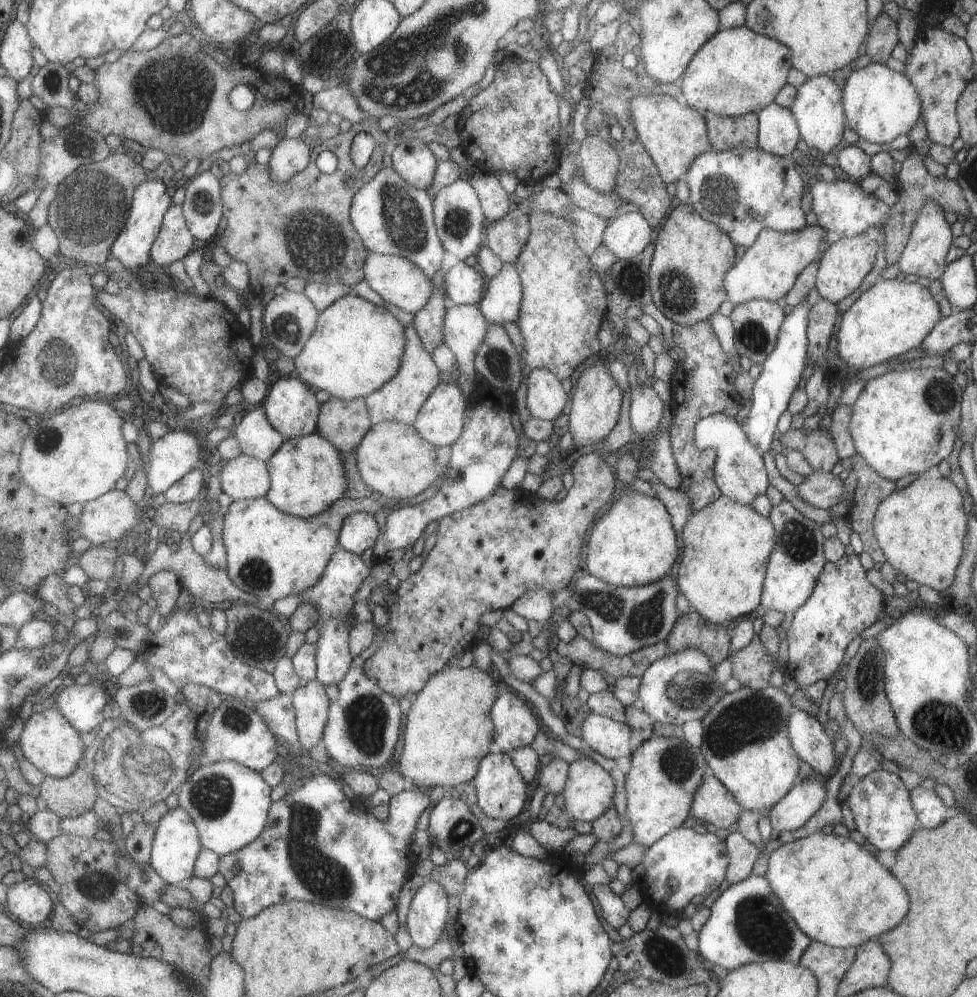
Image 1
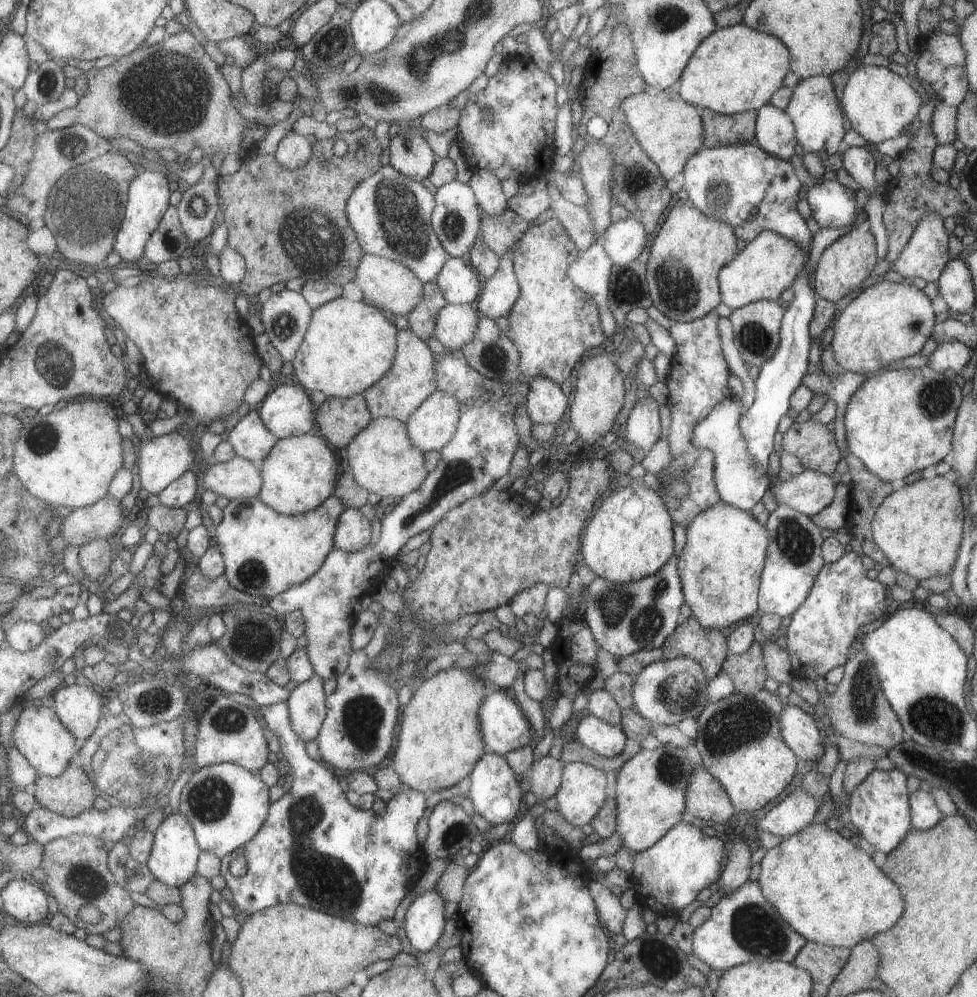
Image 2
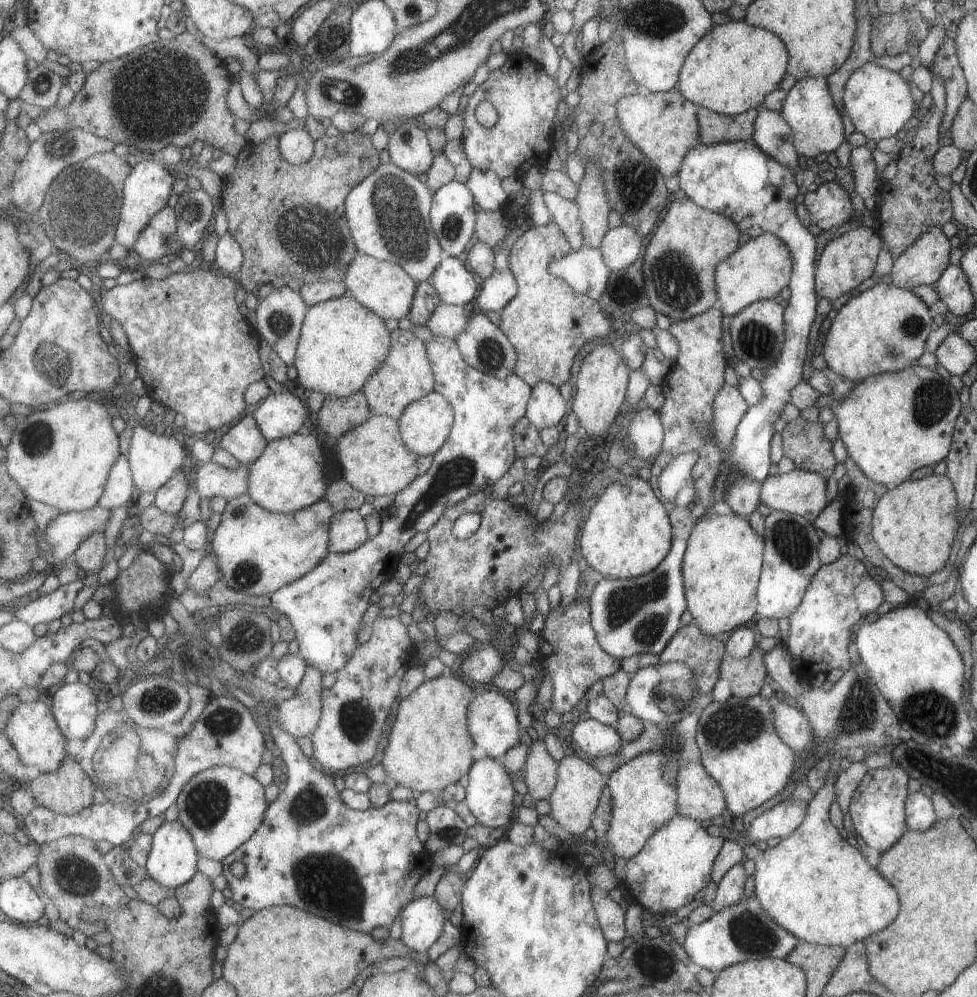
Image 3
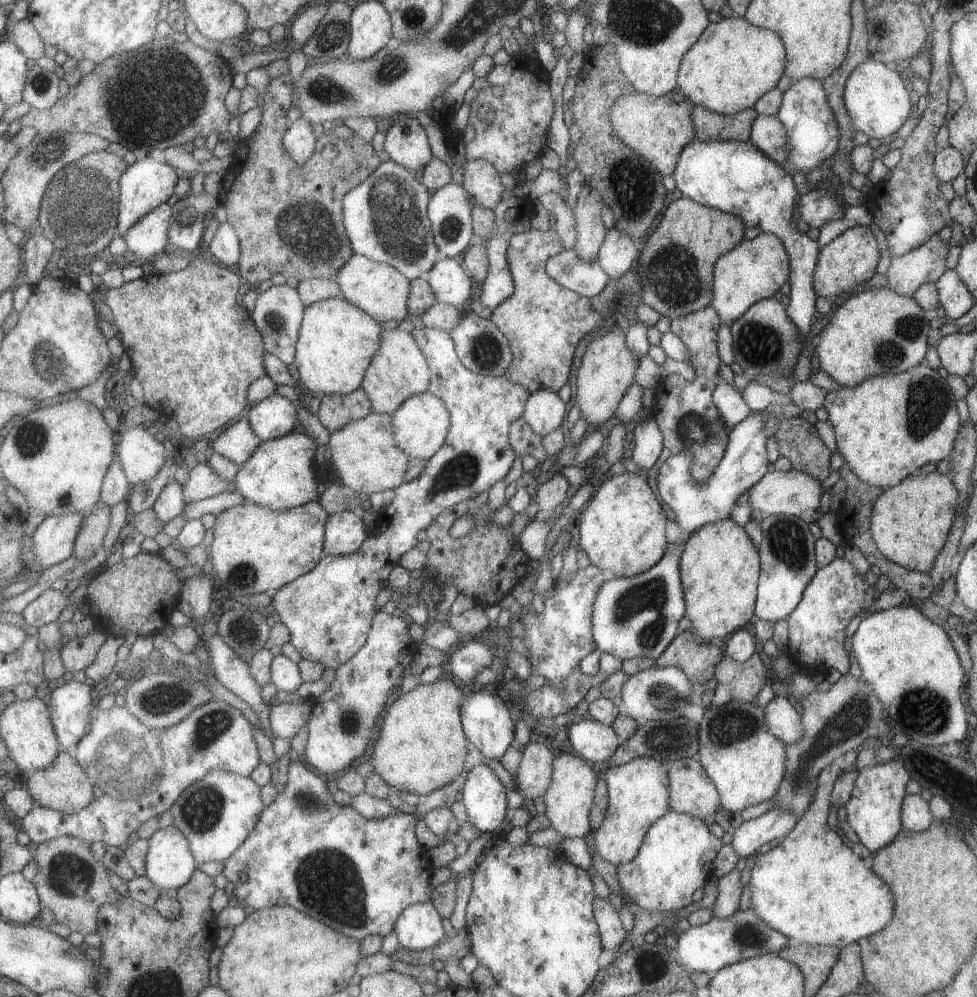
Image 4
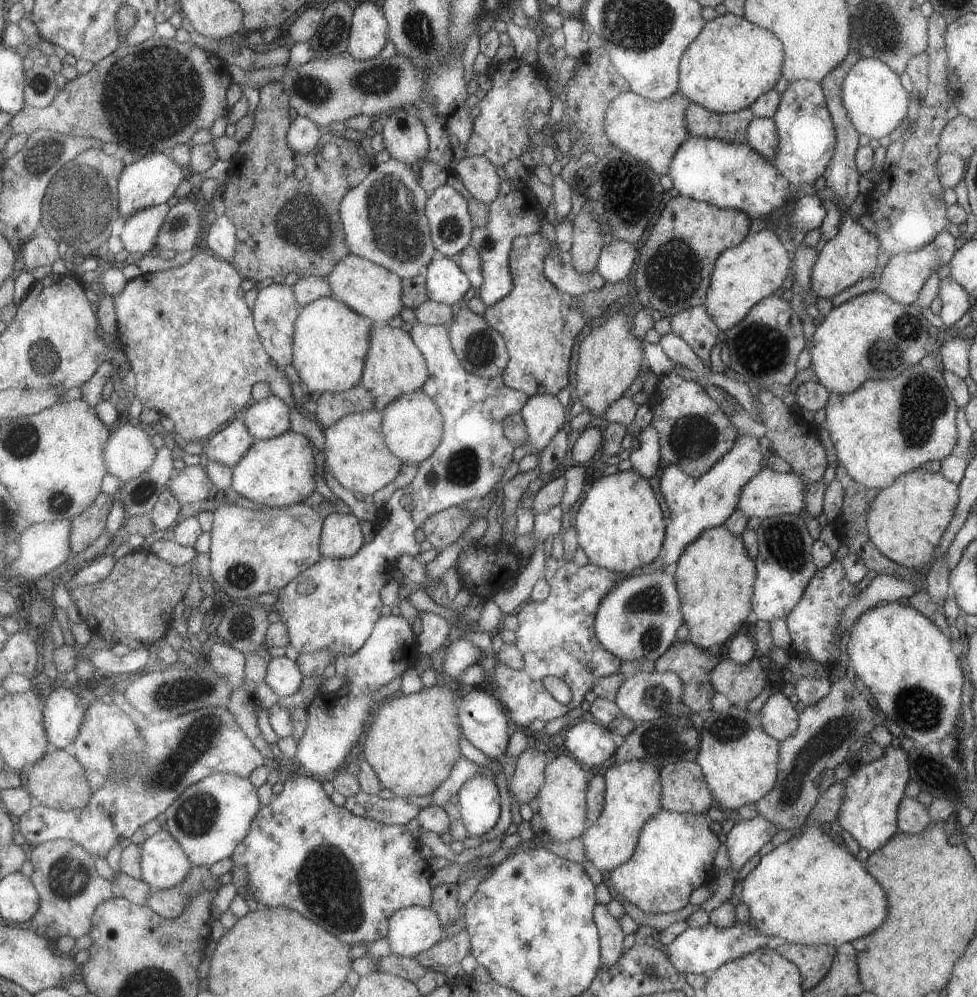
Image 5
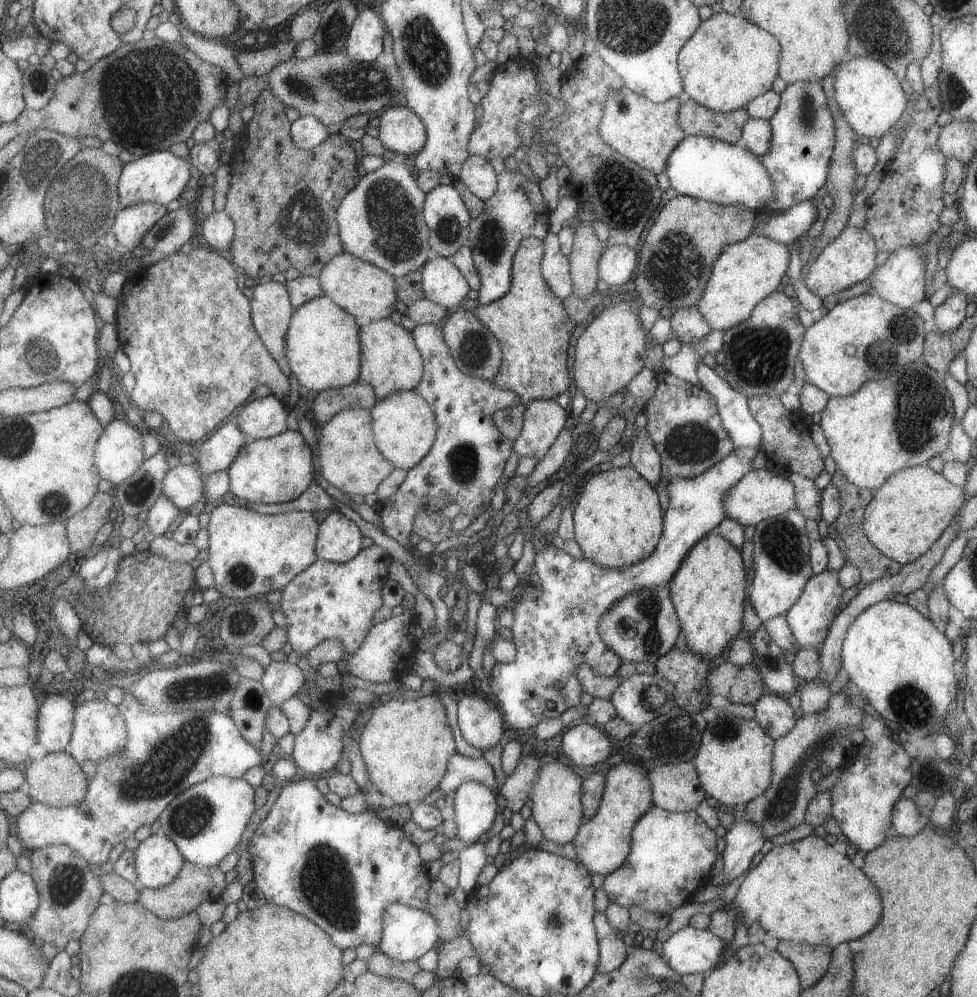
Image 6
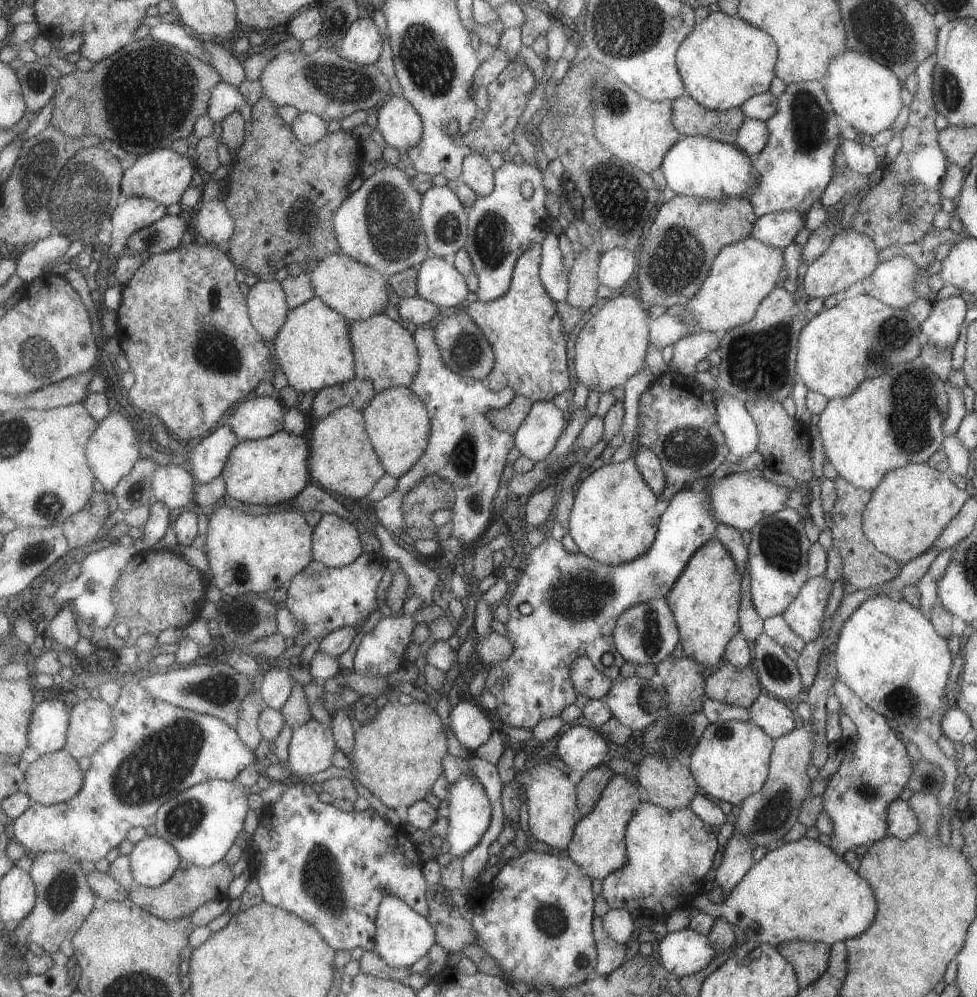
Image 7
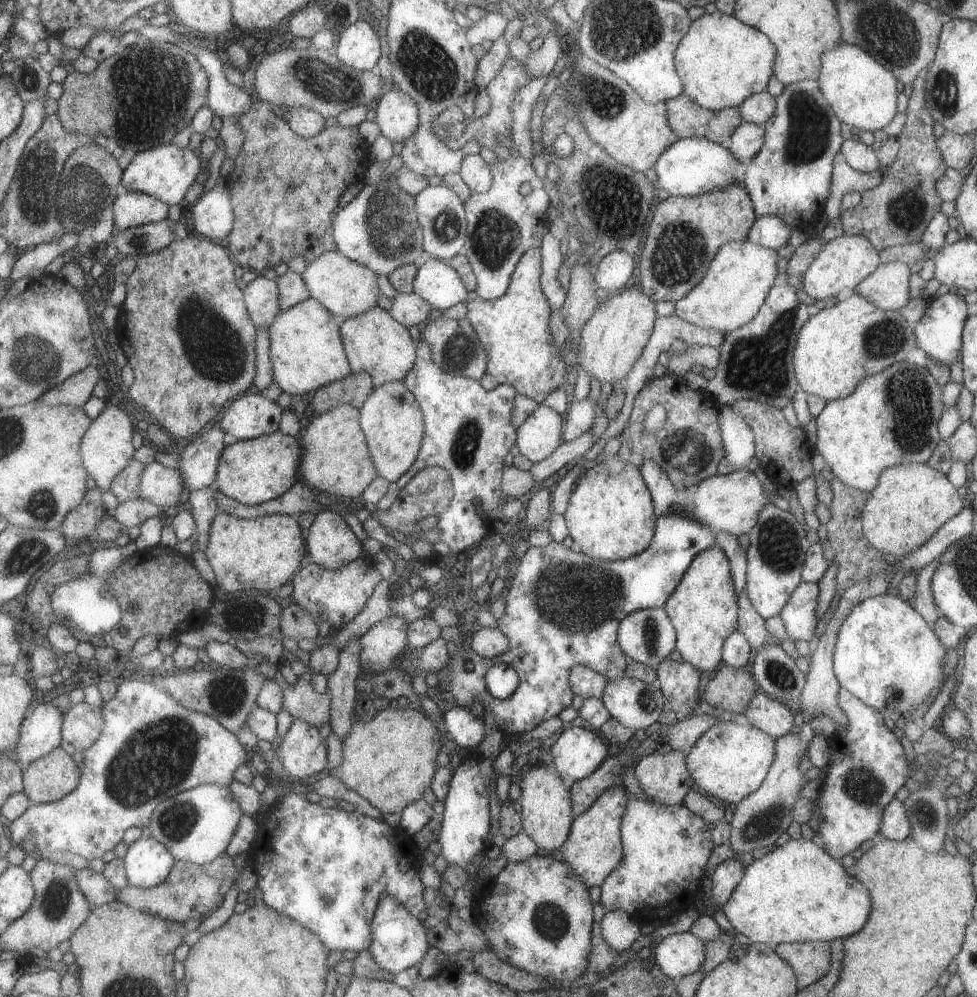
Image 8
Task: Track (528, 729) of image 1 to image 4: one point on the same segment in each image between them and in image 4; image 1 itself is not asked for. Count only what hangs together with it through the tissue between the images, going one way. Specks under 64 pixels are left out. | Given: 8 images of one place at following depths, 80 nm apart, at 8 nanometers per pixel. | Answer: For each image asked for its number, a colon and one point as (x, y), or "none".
2: (504, 728)
3: (491, 718)
4: (484, 716)

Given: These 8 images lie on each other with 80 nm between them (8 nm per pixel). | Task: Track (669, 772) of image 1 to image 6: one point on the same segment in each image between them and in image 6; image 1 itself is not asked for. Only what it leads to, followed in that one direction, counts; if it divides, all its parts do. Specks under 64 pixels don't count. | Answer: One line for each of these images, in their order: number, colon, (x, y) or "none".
2: (650, 787)
3: (643, 790)
4: (638, 793)
5: (632, 789)
6: (602, 843)

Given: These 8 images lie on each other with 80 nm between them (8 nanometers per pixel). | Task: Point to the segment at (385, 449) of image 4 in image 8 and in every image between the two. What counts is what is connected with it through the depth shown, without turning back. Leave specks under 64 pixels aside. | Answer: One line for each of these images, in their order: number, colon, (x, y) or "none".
5: (356, 453)
6: (350, 460)
7: (343, 460)
8: (337, 461)

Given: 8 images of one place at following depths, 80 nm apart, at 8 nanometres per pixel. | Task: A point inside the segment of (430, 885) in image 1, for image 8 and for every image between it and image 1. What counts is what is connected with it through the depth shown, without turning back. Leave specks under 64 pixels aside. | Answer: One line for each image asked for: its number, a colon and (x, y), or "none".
2: (423, 921)
3: (421, 921)
4: (419, 927)
5: (414, 929)
6: (408, 932)
7: (403, 936)
8: (399, 940)

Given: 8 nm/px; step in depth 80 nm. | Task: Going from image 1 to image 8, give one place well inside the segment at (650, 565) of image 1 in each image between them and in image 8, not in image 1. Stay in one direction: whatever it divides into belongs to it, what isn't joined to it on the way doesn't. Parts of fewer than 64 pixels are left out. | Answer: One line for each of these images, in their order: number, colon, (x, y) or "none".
2: (630, 536)
3: (627, 534)
4: (622, 530)
5: (618, 522)
6: (617, 520)
7: (614, 516)
8: (610, 516)

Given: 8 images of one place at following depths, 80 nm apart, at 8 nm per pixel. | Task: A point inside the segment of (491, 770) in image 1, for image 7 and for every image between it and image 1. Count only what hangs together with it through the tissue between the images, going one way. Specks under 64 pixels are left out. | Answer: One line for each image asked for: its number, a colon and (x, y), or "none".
2: (493, 788)
3: (489, 793)
4: (483, 796)
5: (478, 798)
6: (476, 808)
7: (469, 807)

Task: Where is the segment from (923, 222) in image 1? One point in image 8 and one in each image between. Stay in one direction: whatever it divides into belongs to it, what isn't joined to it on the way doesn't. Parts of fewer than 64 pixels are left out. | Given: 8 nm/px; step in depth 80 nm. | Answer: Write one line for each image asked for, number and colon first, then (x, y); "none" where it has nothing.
2: (925, 254)
3: (922, 263)
4: (926, 263)
5: (901, 278)
6: (900, 280)
7: (892, 282)
8: (887, 287)

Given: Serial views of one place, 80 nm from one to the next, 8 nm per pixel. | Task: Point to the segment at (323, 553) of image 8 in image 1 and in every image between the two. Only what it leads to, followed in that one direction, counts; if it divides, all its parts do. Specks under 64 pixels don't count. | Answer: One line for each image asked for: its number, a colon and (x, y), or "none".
1: (359, 532)
2: (354, 529)
3: (348, 532)
4: (346, 532)
5: (342, 537)
6: (340, 540)
7: (337, 542)

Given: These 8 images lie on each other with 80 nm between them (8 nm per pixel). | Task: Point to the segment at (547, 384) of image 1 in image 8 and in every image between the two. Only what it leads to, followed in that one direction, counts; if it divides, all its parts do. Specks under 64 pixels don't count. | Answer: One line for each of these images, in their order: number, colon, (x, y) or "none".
2: (545, 402)
3: (545, 406)
4: (543, 411)
5: (543, 415)
6: (542, 420)
7: (536, 436)
8: (539, 434)

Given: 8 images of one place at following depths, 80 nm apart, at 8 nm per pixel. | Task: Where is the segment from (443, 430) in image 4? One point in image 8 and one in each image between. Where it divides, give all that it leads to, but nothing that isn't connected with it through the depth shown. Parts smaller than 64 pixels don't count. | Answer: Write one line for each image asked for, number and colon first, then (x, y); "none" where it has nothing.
5: (412, 425)
6: (403, 424)
7: (396, 419)
8: (392, 420)

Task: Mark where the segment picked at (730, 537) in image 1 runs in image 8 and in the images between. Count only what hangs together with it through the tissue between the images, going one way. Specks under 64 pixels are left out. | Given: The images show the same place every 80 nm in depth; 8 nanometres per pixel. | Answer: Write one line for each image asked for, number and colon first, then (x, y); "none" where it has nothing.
2: (719, 566)
3: (721, 564)
4: (719, 567)
5: (714, 575)
6: (708, 589)
7: (704, 600)
8: (702, 609)

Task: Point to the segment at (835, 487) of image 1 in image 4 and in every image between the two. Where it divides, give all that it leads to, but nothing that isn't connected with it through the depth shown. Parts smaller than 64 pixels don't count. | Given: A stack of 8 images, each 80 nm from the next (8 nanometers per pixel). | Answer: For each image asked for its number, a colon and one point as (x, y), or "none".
2: (808, 492)
3: (801, 492)
4: (792, 492)

